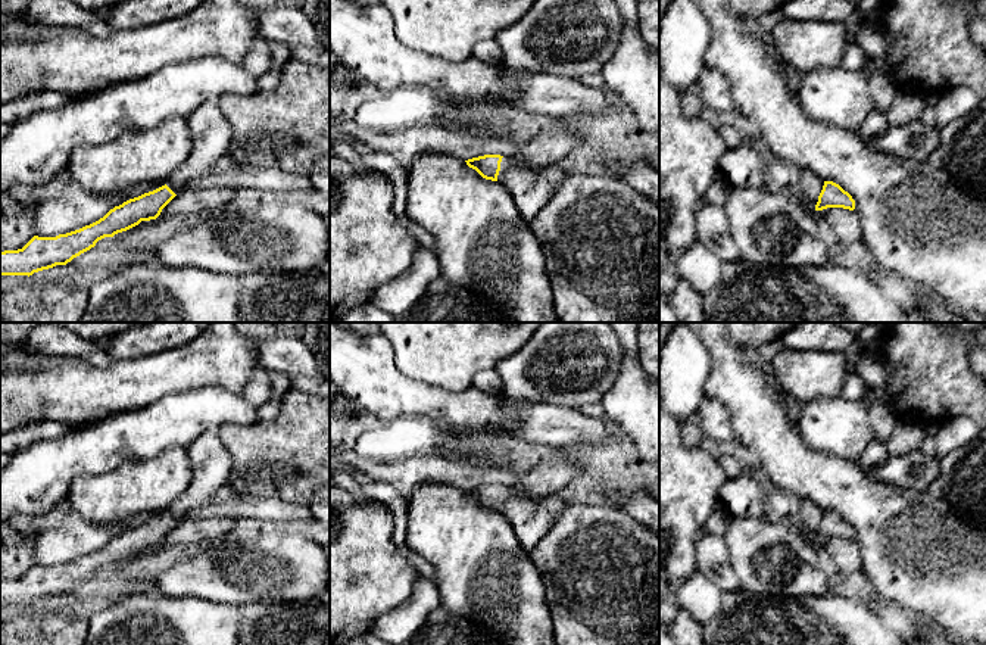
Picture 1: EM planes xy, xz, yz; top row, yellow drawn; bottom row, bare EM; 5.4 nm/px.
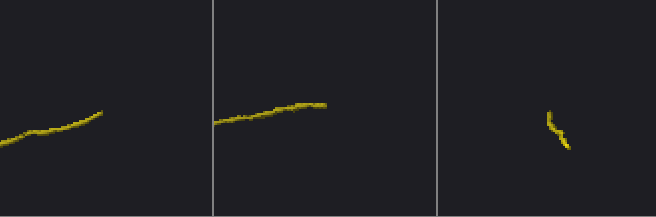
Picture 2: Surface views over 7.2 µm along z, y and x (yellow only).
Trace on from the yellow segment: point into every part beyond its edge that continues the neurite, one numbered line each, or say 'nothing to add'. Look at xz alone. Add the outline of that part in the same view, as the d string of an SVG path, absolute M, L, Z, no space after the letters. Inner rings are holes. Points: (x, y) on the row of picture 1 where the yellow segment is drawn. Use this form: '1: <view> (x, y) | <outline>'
1: xz (530, 190) | M503 156L497 183L511 193L522 219L530 224L540 209L553 197L553 188L542 171L530 171Z

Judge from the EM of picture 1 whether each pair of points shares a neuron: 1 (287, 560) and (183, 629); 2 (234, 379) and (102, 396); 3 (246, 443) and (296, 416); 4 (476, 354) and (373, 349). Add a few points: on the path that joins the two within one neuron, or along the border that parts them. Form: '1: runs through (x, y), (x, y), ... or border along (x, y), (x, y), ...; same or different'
1: border along (189, 595), (239, 605); different
2: runs through (202, 373), (164, 373), (134, 383); same
3: runs through (258, 443), (268, 443), (284, 427); same
4: border along (384, 337), (392, 345), (395, 365), (414, 380); different

